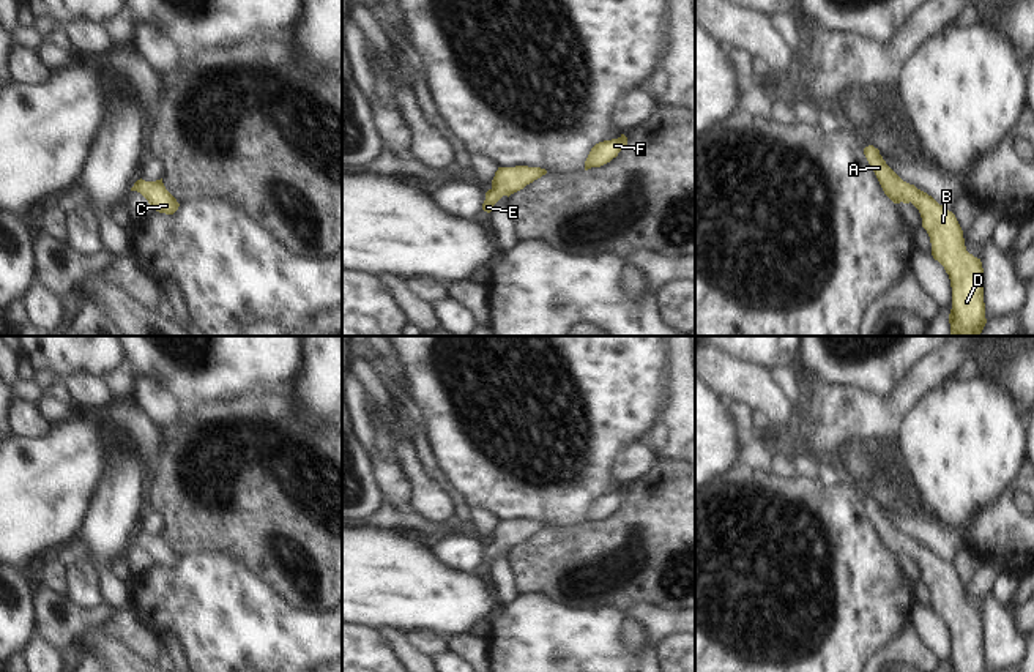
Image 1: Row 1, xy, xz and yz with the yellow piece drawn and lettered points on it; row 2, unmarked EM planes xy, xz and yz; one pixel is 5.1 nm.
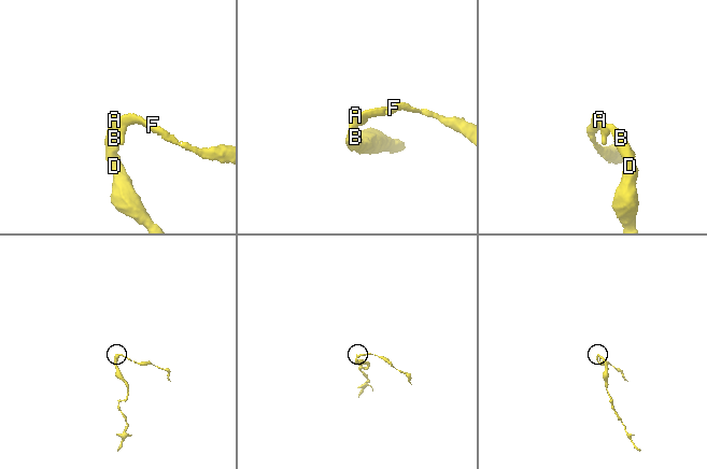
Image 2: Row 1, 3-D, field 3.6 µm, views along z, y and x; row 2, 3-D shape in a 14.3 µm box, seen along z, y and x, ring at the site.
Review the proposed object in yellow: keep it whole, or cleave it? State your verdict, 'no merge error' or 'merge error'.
no merge error

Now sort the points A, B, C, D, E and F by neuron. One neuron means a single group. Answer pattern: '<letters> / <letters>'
A B C D E F

